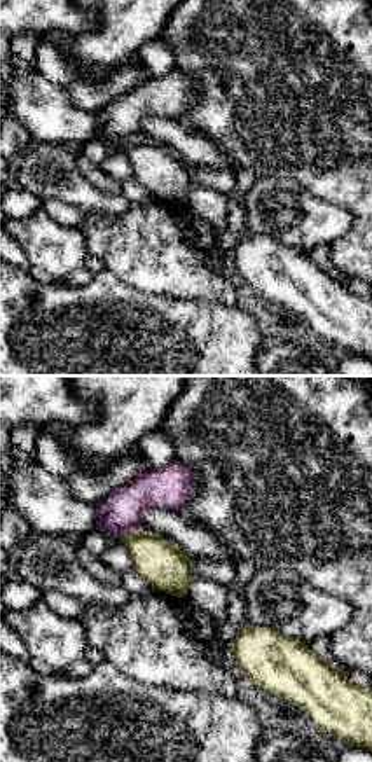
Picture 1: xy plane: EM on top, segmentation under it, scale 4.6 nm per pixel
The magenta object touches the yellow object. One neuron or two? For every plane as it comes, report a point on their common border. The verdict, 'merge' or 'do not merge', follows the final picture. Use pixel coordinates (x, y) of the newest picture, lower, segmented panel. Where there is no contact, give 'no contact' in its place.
(130, 530)

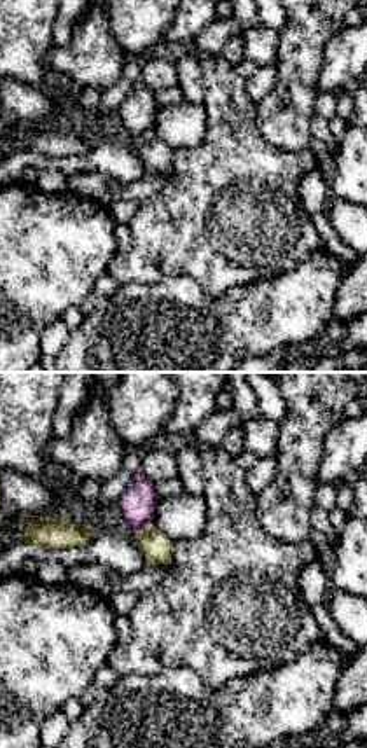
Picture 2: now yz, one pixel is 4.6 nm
(142, 528)

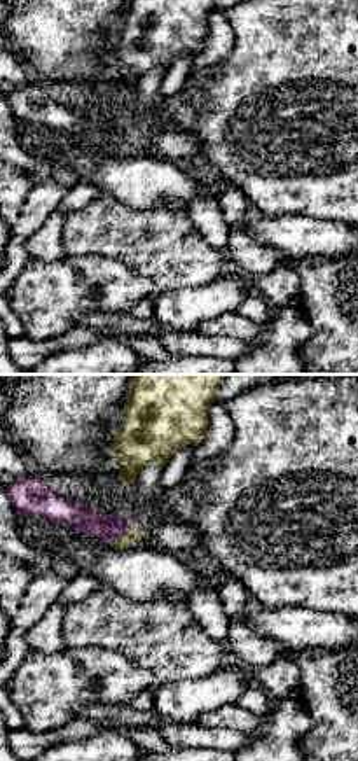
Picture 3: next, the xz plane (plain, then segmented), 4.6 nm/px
(119, 536)

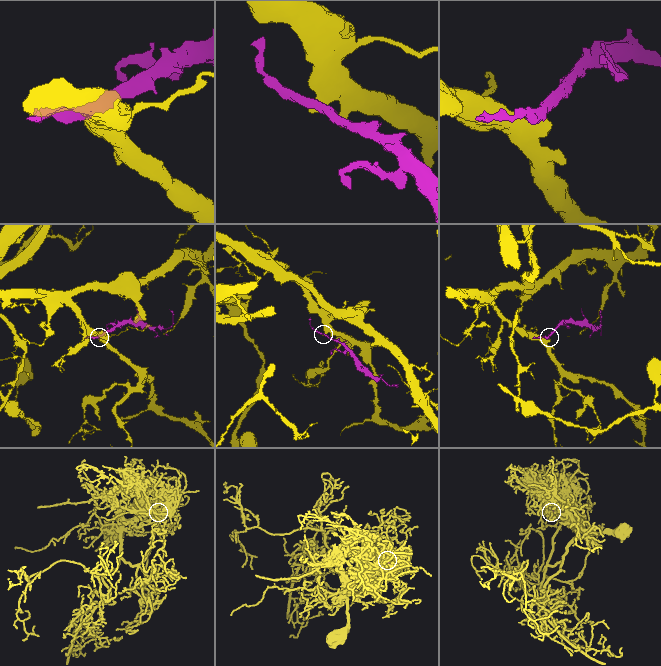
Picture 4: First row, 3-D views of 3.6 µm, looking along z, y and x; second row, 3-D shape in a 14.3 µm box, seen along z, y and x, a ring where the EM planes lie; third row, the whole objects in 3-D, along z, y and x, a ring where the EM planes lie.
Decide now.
do not merge

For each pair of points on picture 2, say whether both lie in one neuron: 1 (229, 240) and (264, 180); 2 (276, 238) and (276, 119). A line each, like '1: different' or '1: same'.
1: same
2: different

